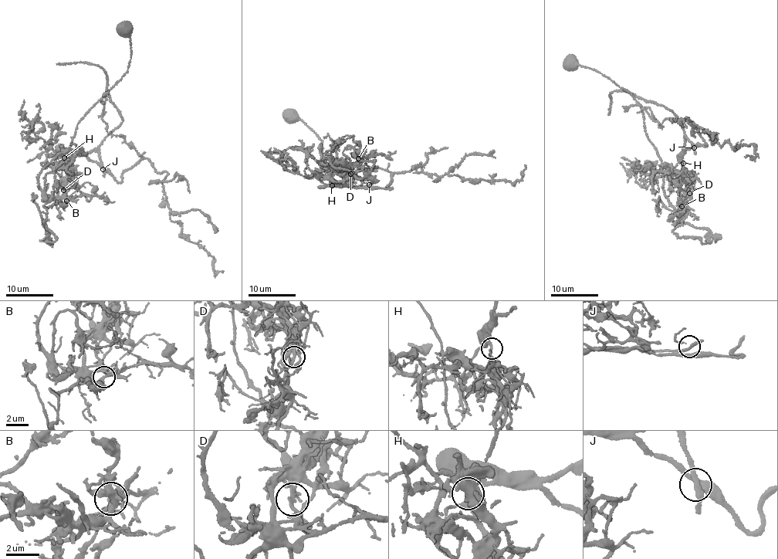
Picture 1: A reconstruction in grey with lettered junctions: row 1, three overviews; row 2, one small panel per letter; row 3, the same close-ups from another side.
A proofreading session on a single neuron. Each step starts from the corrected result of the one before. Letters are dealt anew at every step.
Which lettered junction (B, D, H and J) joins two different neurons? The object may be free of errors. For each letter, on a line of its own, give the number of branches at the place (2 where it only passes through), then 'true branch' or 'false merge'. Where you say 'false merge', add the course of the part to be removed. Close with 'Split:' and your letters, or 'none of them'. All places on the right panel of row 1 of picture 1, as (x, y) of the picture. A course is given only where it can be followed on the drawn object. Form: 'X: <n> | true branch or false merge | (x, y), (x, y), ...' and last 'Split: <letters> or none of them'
B: 4 | true branch
D: 4 | false merge | (689, 193), (684, 150), (707, 145), (686, 118), (722, 147), (755, 146), (756, 156), (744, 157)
H: 4 | true branch
J: 4 | true branch
Split: D

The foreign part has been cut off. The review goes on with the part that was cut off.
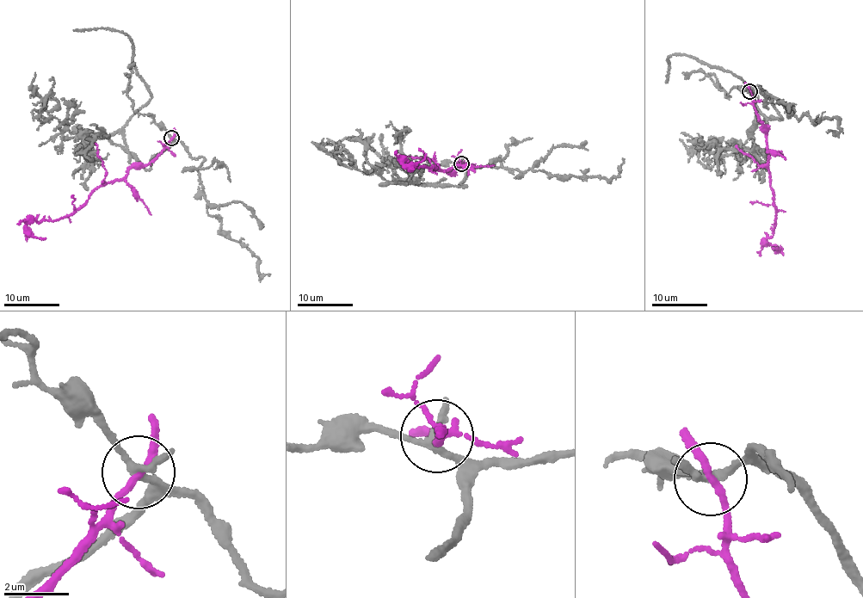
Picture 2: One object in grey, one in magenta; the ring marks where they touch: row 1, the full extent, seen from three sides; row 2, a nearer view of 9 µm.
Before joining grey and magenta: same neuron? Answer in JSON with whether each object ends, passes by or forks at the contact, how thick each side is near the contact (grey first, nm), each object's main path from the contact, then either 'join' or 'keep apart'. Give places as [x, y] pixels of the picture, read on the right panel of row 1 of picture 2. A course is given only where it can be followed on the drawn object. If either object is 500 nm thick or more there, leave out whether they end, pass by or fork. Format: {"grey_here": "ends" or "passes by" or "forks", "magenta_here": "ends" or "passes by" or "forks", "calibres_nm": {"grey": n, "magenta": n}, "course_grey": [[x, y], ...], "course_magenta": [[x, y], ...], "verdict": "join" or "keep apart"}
{"grey_here": "forks", "magenta_here": "passes by", "calibres_nm": {"grey": 200, "magenta": 200}, "course_grey": [[749, 90], [767, 92], [779, 120], [761, 113], [743, 79], [682, 54], [666, 60], [666, 83]], "course_magenta": [[749, 90], [767, 138], [767, 162], [775, 212], [773, 236], [766, 238], [777, 249], [772, 248]], "verdict": "keep apart"}

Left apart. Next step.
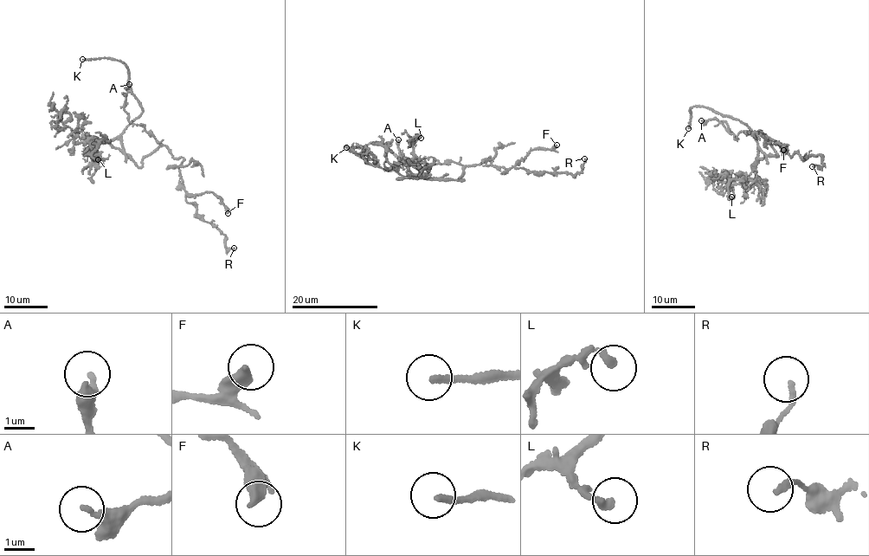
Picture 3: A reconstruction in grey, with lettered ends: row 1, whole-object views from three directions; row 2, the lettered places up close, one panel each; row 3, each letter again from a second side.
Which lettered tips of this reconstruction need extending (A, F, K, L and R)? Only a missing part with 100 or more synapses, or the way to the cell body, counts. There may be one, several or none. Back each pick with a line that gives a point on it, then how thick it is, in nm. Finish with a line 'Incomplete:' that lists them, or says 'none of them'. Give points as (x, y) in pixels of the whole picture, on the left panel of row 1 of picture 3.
K: place (82, 59); calibre 200 nm
Incomplete: K

